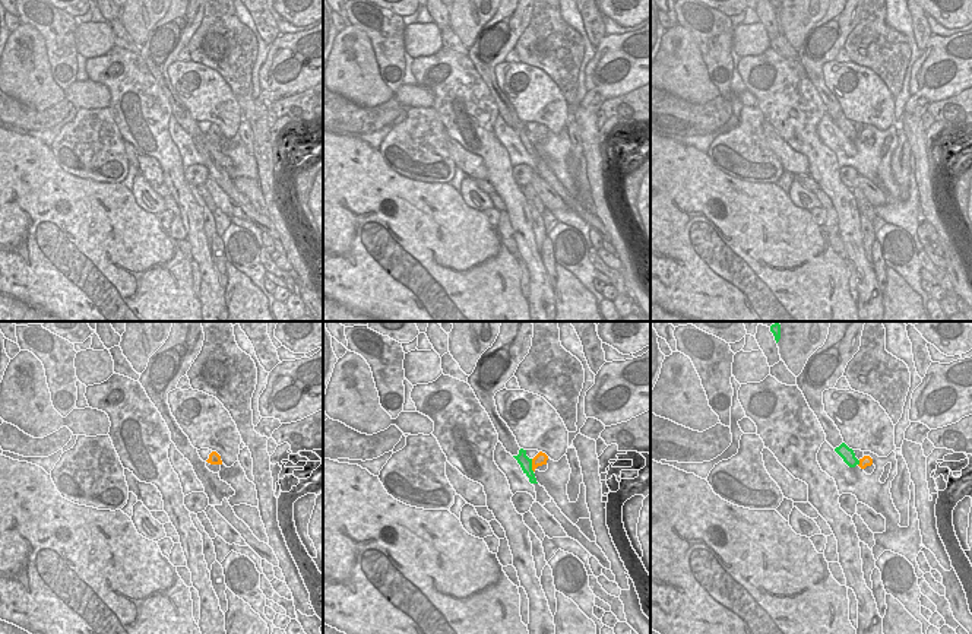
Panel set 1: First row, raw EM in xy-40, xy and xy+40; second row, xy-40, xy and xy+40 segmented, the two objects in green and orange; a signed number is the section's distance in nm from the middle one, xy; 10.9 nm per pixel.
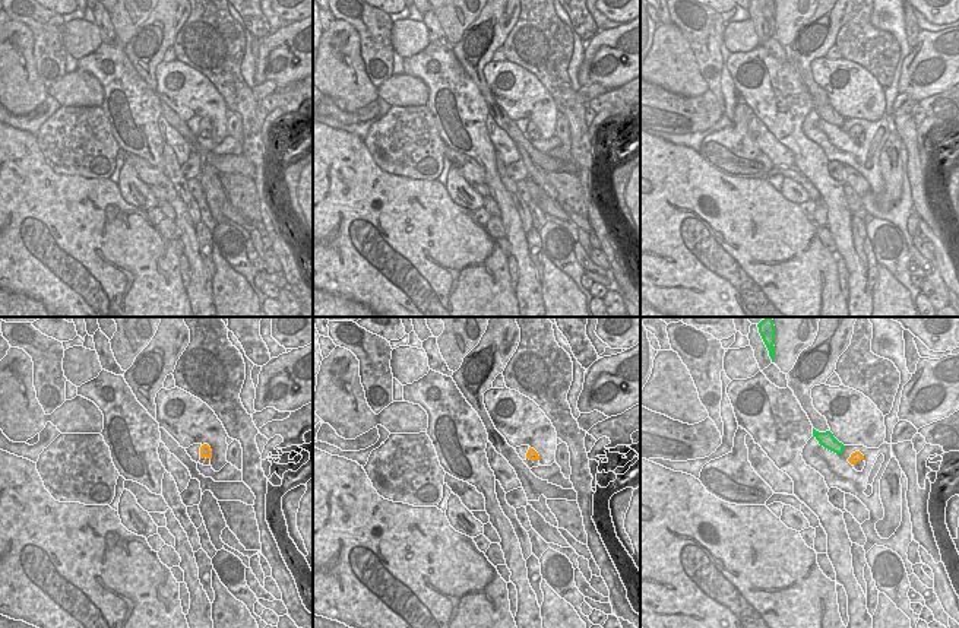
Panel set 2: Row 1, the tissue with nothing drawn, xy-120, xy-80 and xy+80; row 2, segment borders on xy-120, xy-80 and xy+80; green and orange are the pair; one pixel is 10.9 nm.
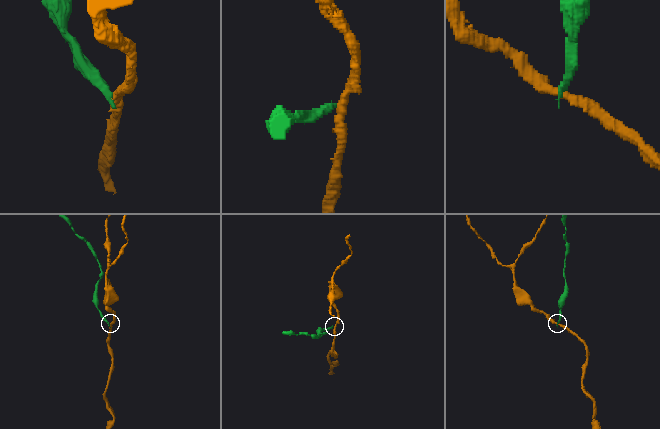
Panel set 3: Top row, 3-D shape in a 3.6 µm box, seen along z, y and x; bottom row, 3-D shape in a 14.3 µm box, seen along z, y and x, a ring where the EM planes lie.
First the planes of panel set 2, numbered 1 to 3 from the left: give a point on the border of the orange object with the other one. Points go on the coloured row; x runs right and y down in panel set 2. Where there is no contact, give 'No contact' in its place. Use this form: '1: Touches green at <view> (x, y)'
1: No contact
2: No contact
3: No contact.

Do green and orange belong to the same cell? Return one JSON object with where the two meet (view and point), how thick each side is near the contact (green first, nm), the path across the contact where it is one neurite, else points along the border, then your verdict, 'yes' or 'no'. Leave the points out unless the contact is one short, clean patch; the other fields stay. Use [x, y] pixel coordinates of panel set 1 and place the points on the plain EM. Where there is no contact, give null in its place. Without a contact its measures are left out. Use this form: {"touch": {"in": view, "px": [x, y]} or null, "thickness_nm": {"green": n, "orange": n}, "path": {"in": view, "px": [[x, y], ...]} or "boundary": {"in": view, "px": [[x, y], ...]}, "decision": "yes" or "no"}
{"touch": {"in": "xy", "px": [531, 138]}, "thickness_nm": {"green": 140, "orange": 140}, "decision": "no"}

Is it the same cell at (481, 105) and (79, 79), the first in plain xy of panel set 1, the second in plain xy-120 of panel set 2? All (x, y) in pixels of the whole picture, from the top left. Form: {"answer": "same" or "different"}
{"answer": "different"}

